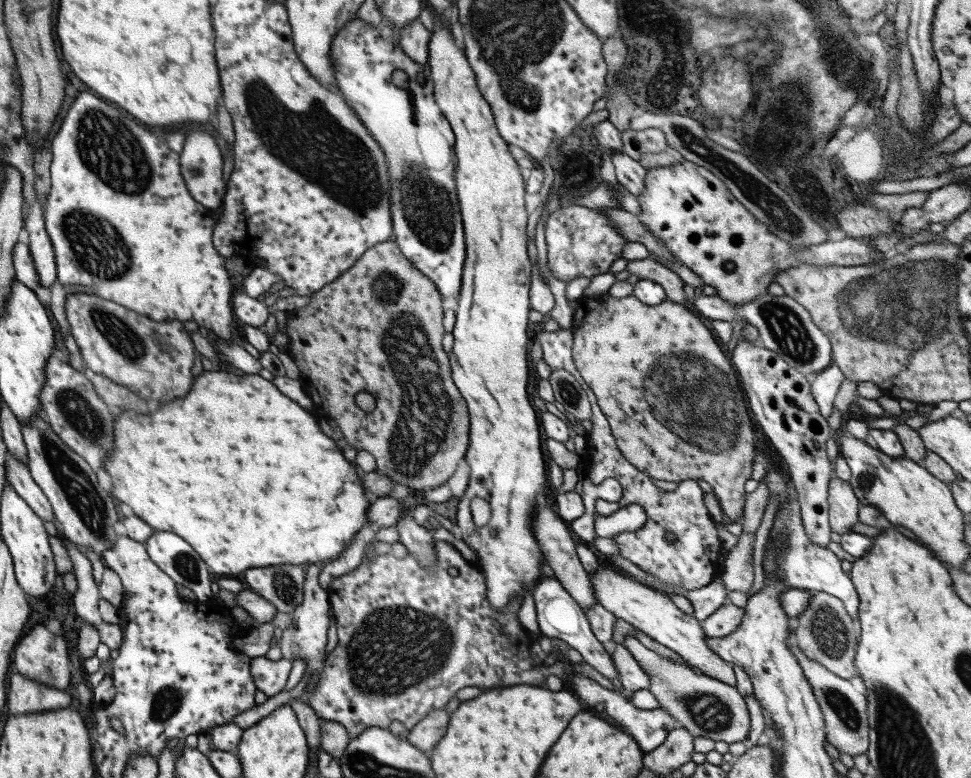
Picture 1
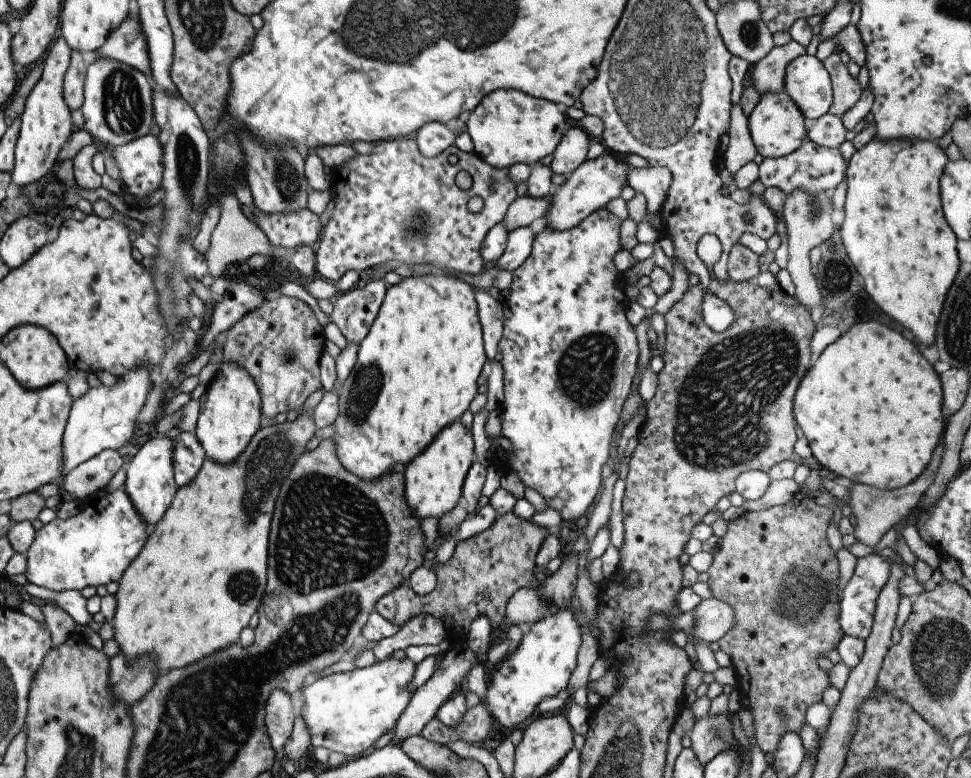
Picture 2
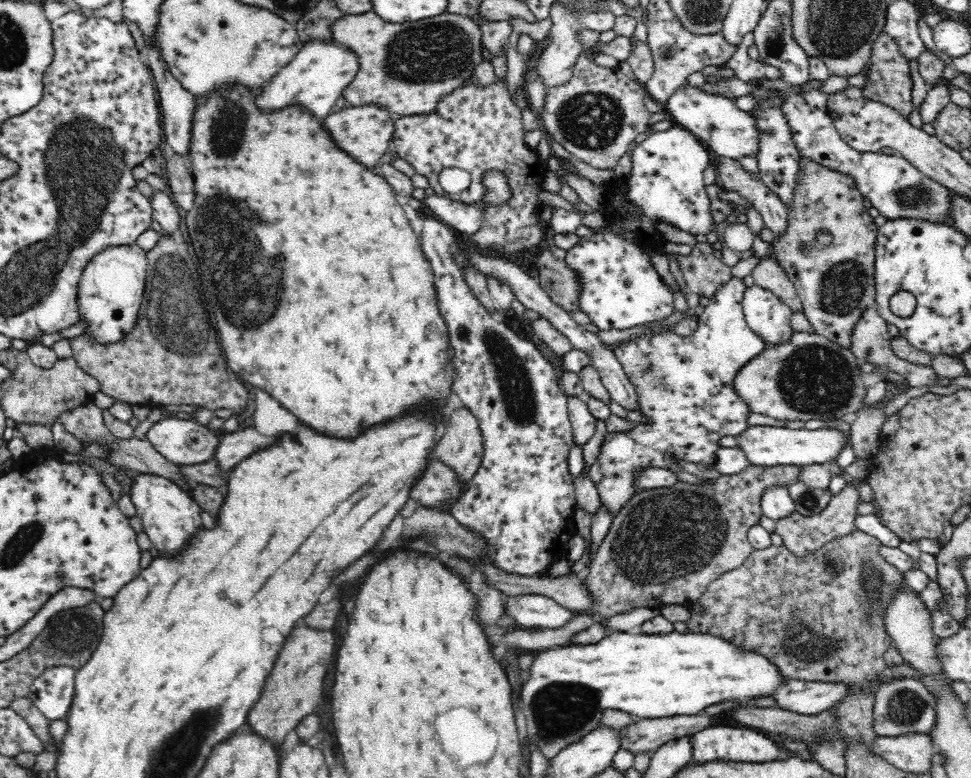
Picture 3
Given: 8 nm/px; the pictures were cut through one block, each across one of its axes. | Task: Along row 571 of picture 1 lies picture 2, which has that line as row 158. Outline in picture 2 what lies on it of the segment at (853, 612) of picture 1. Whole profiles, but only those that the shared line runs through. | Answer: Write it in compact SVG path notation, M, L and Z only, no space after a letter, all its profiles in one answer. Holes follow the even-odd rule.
M805 140L801 148L797 148L795 152L783 156L783 158L763 158L759 164L759 182L765 188L779 188L781 192L785 192L785 196L789 196L791 192L805 192L809 196L815 194L831 194L835 190L835 186L841 182L841 178L845 176L845 162L837 150L829 150L829 148L819 148L815 146L811 140Z

